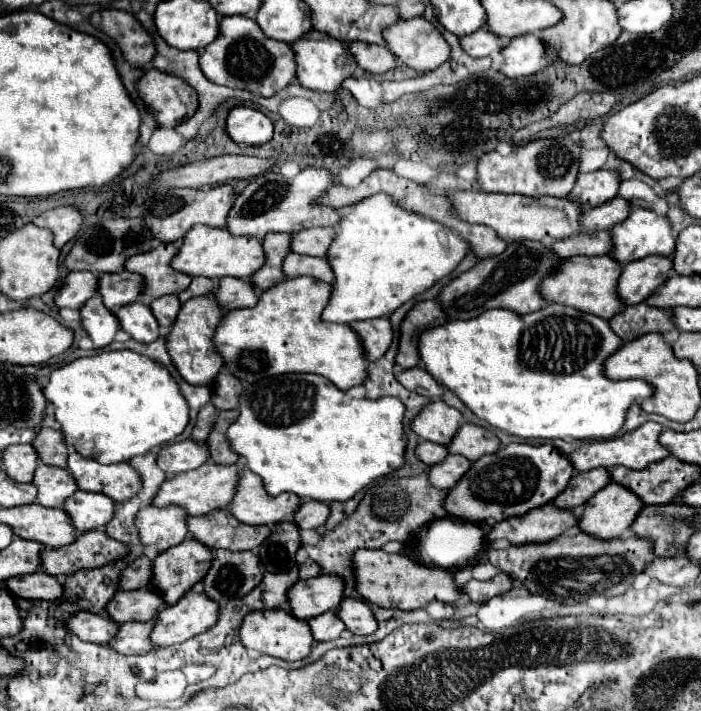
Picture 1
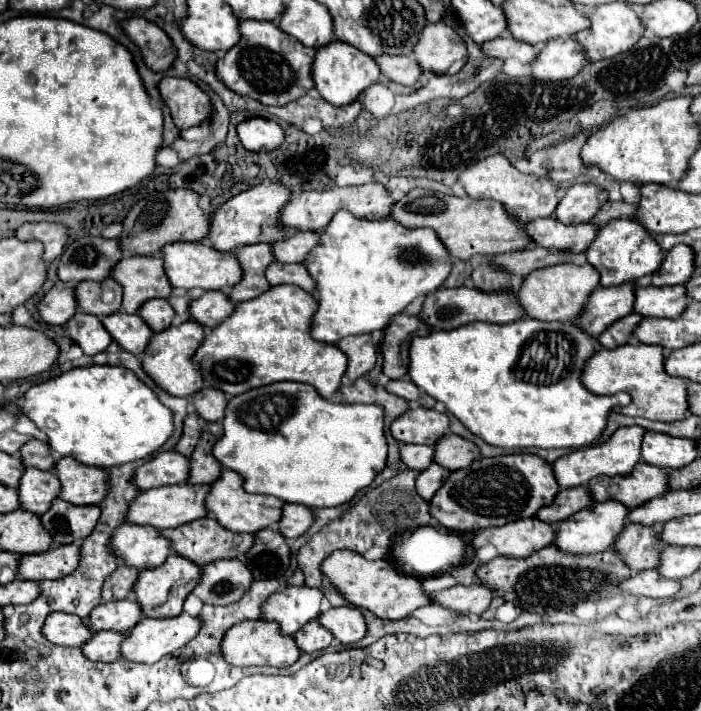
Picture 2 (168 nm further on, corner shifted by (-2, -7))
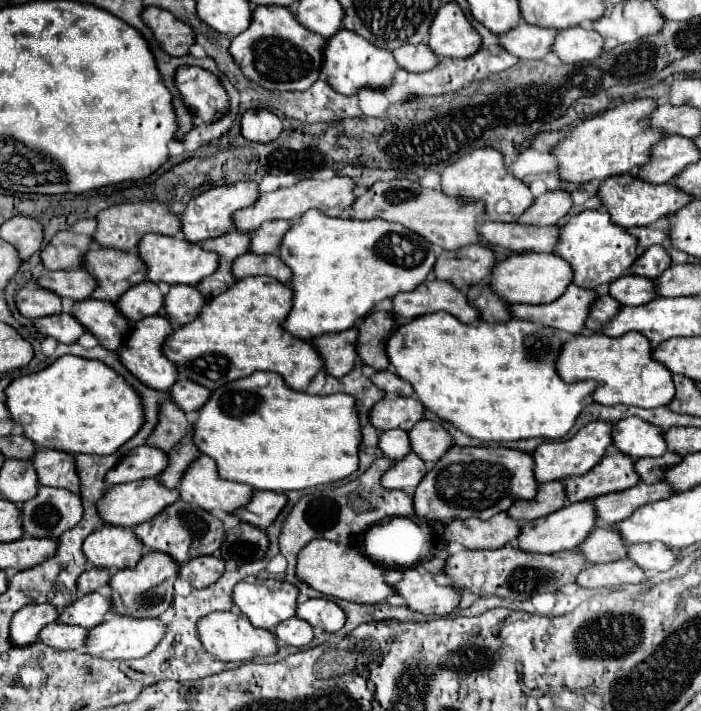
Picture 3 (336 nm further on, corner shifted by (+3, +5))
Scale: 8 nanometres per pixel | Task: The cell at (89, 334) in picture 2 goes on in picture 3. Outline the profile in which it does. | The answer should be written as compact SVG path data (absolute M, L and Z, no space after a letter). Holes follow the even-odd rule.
M67 312L35 320L35 326L45 336L53 336L53 338L57 338L57 342L63 342L63 344L73 344L79 340L79 336L83 332L87 332L85 326L79 324L79 320Z

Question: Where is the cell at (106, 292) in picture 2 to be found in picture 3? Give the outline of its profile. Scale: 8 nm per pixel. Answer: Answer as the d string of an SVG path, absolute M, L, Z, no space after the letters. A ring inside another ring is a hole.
M87 268L47 272L37 280L41 288L57 292L61 298L71 298L75 302L91 298L97 288L97 280L87 272Z

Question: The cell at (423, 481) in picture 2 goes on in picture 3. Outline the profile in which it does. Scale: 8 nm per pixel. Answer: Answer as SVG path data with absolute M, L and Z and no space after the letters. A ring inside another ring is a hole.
M407 454L383 474L383 486L389 490L413 490L427 474L425 462L417 454Z

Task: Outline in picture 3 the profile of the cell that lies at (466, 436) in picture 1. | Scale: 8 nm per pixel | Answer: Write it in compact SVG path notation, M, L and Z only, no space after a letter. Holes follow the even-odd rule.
M419 420L419 424L409 432L409 438L411 450L425 462L437 462L455 444L451 434L433 420Z

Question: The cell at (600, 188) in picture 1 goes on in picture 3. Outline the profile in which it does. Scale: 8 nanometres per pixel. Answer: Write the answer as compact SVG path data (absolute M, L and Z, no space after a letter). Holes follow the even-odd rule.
M563 188L551 190L539 198L535 198L533 206L519 218L523 224L557 224L571 210L571 194Z

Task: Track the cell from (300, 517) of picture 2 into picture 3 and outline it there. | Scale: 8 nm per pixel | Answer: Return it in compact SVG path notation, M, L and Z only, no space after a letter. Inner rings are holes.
M253 492L251 502L235 512L243 522L255 524L259 528L269 528L271 522L279 516L279 512L285 508L287 496L283 492Z

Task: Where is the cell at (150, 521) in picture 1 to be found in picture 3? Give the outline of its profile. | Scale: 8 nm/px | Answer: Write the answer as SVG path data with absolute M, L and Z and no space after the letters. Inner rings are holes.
M103 524L87 536L83 554L99 568L123 570L135 566L143 556L143 542L135 536L133 528Z

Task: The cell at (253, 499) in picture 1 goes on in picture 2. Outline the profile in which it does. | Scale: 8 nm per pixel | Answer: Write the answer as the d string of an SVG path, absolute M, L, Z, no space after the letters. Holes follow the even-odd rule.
M222 468L220 478L210 484L210 490L206 494L206 510L216 516L216 522L232 532L258 532L262 528L274 528L280 520L280 510L284 506L282 500L276 500L274 496L260 496L260 494L248 494L242 488L240 474Z

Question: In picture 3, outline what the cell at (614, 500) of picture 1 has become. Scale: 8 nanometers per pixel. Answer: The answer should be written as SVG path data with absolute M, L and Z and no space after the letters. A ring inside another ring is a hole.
M583 500L583 502L563 506L561 510L553 512L549 516L525 522L523 528L521 528L517 546L525 552L541 552L541 554L573 550L573 548L577 548L585 542L589 532L595 528L595 520L597 520L597 510L595 510L593 500Z

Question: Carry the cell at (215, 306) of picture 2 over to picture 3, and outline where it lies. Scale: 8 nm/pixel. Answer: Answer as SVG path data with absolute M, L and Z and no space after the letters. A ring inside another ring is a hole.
M175 284L171 286L169 294L165 296L165 310L169 314L169 320L173 326L177 324L189 324L195 320L205 304L205 296L195 290L195 286L183 286Z

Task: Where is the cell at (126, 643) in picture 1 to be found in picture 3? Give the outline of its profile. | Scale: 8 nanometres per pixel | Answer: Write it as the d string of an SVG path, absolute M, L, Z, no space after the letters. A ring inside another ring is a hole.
M49 624L43 628L43 634L39 634L39 640L53 648L63 650L81 650L87 644L87 628L77 628L69 624Z

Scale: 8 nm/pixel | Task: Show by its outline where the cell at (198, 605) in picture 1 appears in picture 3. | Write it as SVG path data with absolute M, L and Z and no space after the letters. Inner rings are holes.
M119 614L89 632L85 652L93 654L93 656L101 656L105 660L143 658L161 642L161 638L165 636L165 630L167 630L167 626L159 618L133 618L133 616Z

